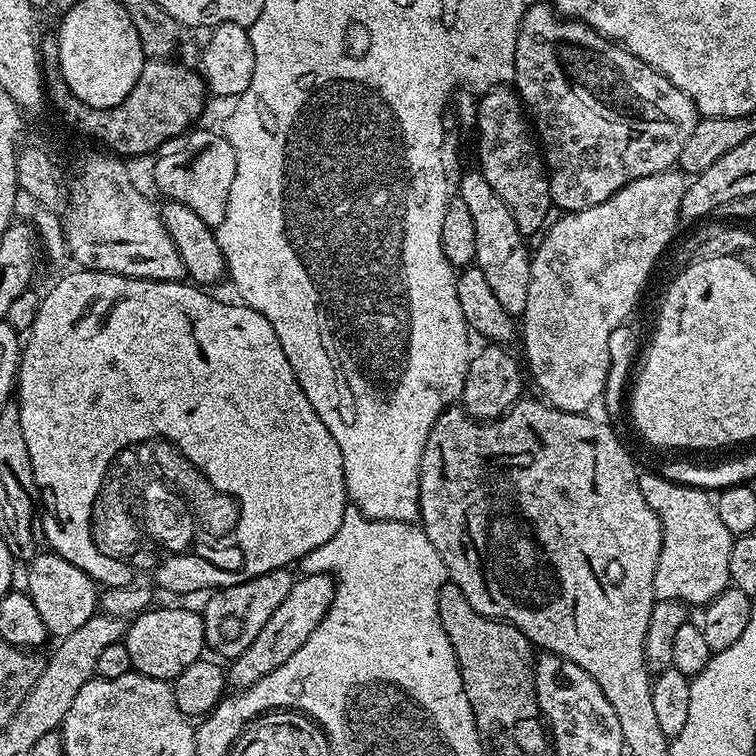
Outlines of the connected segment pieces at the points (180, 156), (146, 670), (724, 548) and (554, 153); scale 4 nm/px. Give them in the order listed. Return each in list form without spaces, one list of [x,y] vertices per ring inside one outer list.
[[[187,130],[178,136],[171,136],[160,145],[154,156],[156,165],[152,168],[152,176],[164,198],[190,206],[202,222],[215,226],[226,218],[230,186],[234,186],[236,159],[230,142],[219,131],[194,131]]]
[[[153,606],[140,616],[133,616],[123,644],[130,650],[130,662],[135,671],[159,680],[173,681],[186,666],[205,655],[204,617],[188,608],[159,608]]]
[[[659,471],[640,472],[642,498],[654,510],[662,526],[662,550],[658,558],[658,570],[654,574],[654,590],[662,600],[678,600],[685,605],[707,606],[718,594],[722,594],[730,584],[730,550],[733,536],[726,530],[722,518],[718,518],[716,501],[705,489],[691,488],[665,480]]]
[[[533,2],[520,23],[518,30],[518,42],[514,50],[514,91],[520,98],[520,103],[524,105],[529,117],[530,123],[538,137],[538,143],[542,149],[544,158],[544,167],[548,173],[548,185],[550,186],[550,198],[557,209],[565,213],[581,212],[590,206],[598,206],[598,202],[606,202],[622,186],[634,182],[638,178],[646,178],[650,174],[669,171],[679,161],[682,154],[682,146],[694,134],[694,126],[698,119],[696,104],[670,78],[666,78],[654,66],[642,62],[630,50],[626,50],[615,40],[607,40],[601,32],[596,32],[588,24],[583,24],[581,20],[569,20],[566,16],[561,16],[551,3]]]

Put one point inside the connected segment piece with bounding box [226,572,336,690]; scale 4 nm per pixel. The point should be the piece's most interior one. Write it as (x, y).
(310, 598)

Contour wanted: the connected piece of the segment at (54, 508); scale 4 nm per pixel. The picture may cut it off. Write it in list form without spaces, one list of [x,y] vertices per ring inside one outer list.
[[[75,270],[69,276],[64,276],[52,289],[47,293],[43,293],[40,301],[40,309],[38,310],[38,318],[34,318],[34,326],[26,334],[26,339],[22,344],[20,353],[20,362],[18,365],[18,403],[20,406],[20,417],[22,418],[22,435],[26,438],[26,450],[30,450],[30,466],[34,470],[34,482],[38,489],[38,500],[42,505],[42,519],[44,521],[44,539],[47,547],[53,553],[61,556],[66,562],[73,563],[79,570],[85,572],[97,585],[104,588],[113,588],[114,586],[126,586],[133,583],[134,576],[130,569],[124,565],[125,561],[121,558],[112,558],[106,554],[102,554],[98,550],[98,546],[90,543],[90,537],[84,536],[84,526],[88,526],[87,504],[94,491],[94,478],[102,471],[102,465],[108,461],[108,456],[112,456],[112,452],[116,452],[116,448],[121,448],[127,440],[140,440],[147,434],[155,434],[161,431],[162,434],[171,434],[172,440],[186,446],[194,454],[194,458],[198,458],[198,463],[204,468],[204,472],[212,475],[216,492],[219,493],[224,488],[228,488],[230,494],[235,494],[244,503],[244,523],[238,526],[238,538],[243,543],[244,557],[242,572],[245,577],[251,578],[262,572],[273,572],[279,568],[288,568],[292,563],[303,561],[306,554],[310,554],[310,550],[318,550],[318,546],[322,546],[322,542],[329,542],[330,538],[338,531],[338,526],[342,523],[343,512],[350,505],[348,491],[346,490],[346,482],[344,481],[344,467],[342,466],[342,450],[338,450],[338,442],[334,442],[334,434],[330,434],[330,430],[326,430],[326,422],[322,422],[322,418],[318,418],[318,414],[314,410],[314,406],[310,406],[310,398],[306,398],[306,394],[302,390],[302,386],[298,382],[296,372],[290,366],[290,358],[286,358],[286,350],[282,350],[282,342],[278,342],[278,334],[274,330],[274,326],[270,326],[268,319],[258,310],[248,307],[243,302],[235,302],[236,304],[227,304],[224,300],[215,300],[212,296],[207,296],[203,287],[197,286],[191,282],[181,282],[179,280],[135,280],[129,276],[119,276],[118,274],[110,274],[109,272],[89,272],[87,270]]]

